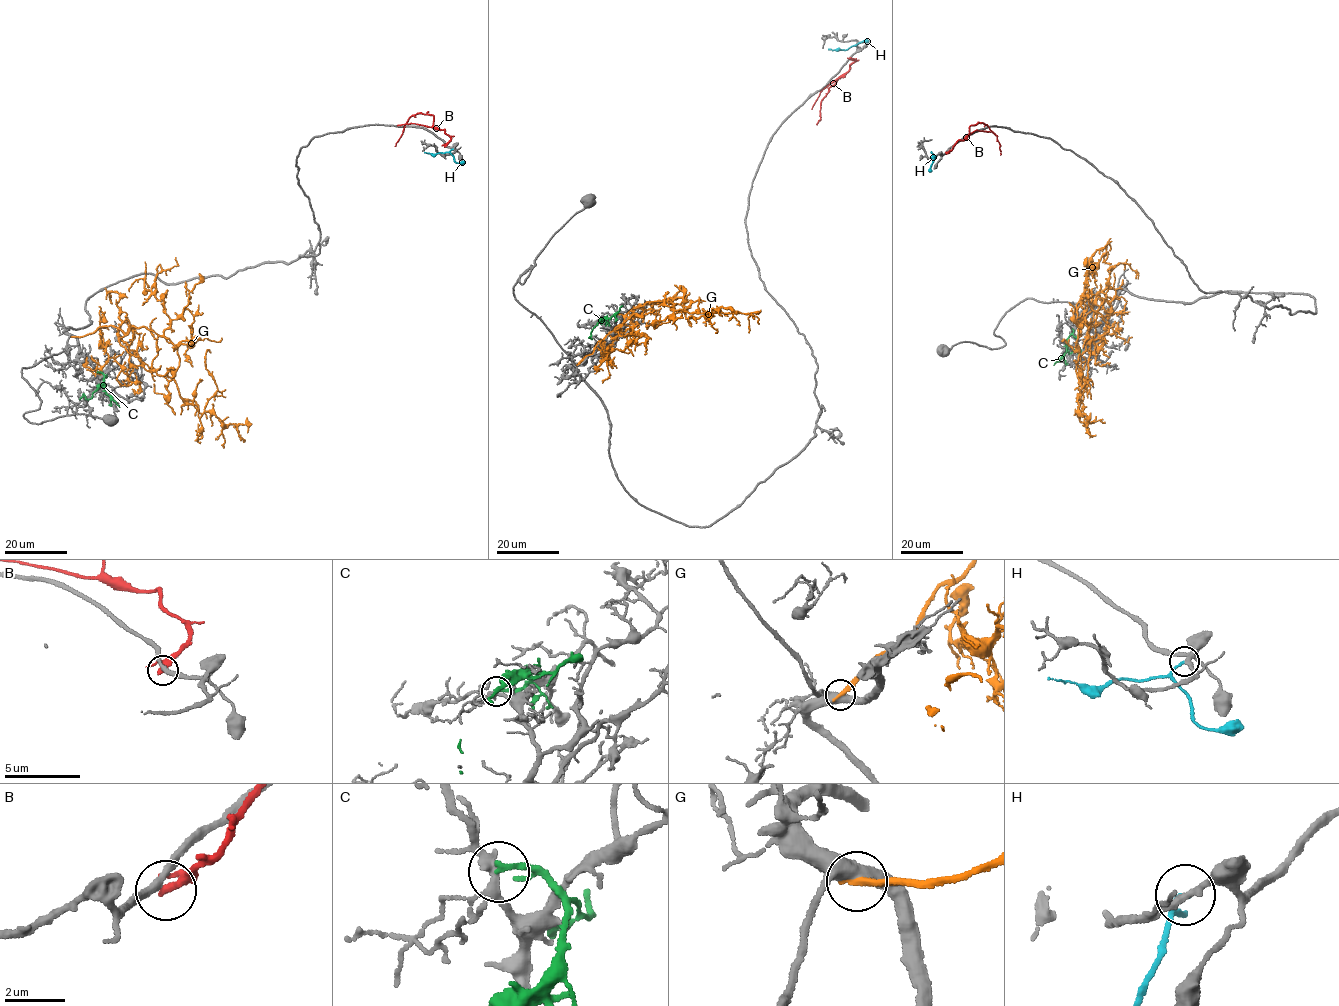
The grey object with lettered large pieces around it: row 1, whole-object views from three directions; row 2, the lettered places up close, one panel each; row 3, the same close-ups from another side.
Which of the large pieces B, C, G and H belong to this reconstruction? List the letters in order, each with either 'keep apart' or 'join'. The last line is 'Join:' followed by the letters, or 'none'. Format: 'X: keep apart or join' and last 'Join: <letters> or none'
B: keep apart
C: keep apart
G: keep apart
H: join
Join: H

